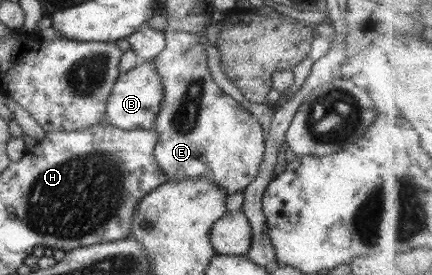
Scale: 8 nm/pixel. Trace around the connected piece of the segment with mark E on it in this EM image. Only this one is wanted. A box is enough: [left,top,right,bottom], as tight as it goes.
[151,30,265,195]

